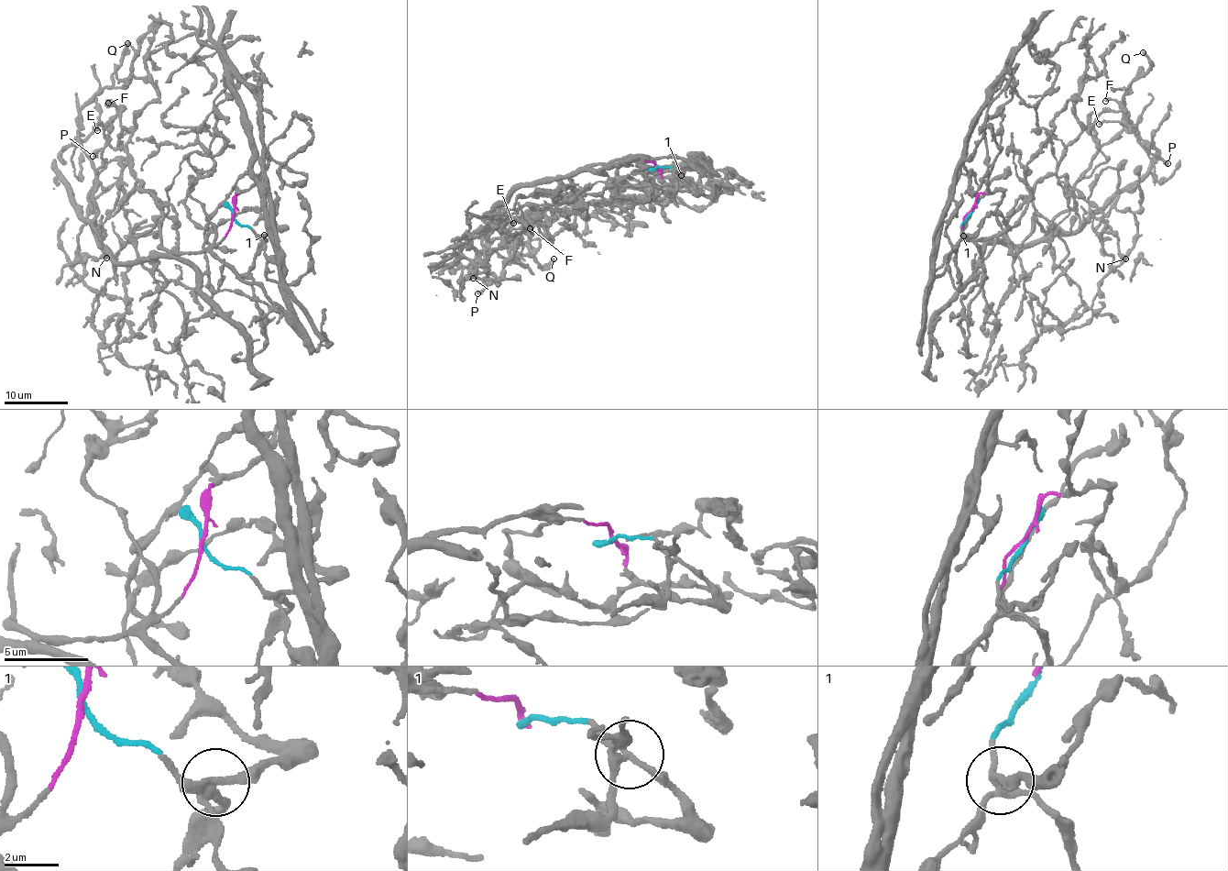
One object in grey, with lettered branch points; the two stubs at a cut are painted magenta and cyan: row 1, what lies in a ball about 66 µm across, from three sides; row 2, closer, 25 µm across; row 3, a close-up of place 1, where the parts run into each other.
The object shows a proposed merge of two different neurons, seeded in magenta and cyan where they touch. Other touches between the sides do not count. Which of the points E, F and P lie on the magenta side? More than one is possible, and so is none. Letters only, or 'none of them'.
E, F, P

